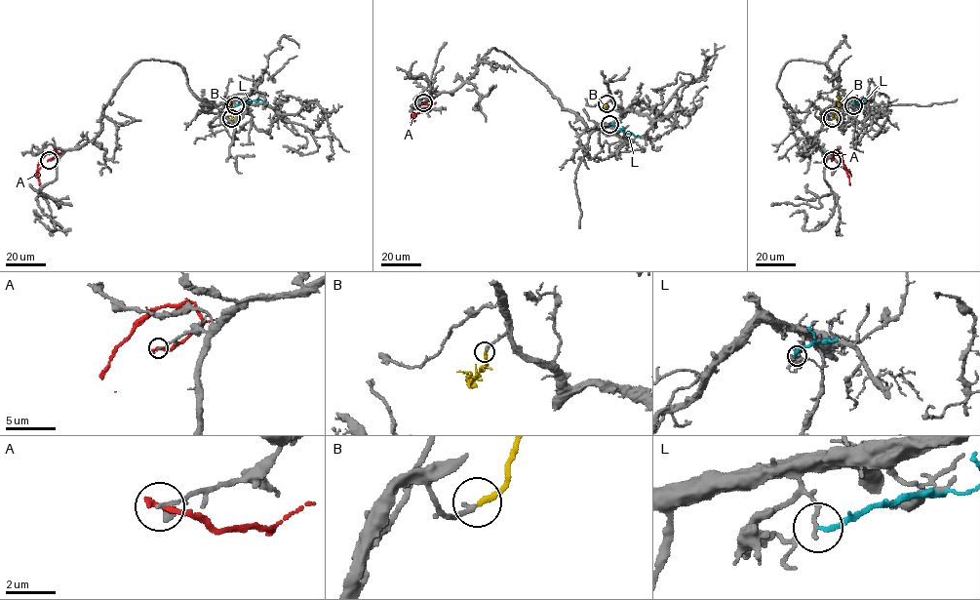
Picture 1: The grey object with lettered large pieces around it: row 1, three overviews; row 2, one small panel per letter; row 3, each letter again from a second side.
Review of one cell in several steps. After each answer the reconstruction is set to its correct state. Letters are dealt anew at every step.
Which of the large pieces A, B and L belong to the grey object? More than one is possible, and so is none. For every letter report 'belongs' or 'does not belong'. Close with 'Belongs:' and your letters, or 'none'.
A: does not belong
B: belongs
L: does not belong
Belongs: B

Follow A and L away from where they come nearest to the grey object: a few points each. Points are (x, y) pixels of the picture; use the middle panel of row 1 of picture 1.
A: (423, 102), (432, 104), (412, 115), (413, 121)
L: (609, 124), (625, 133), (641, 136)

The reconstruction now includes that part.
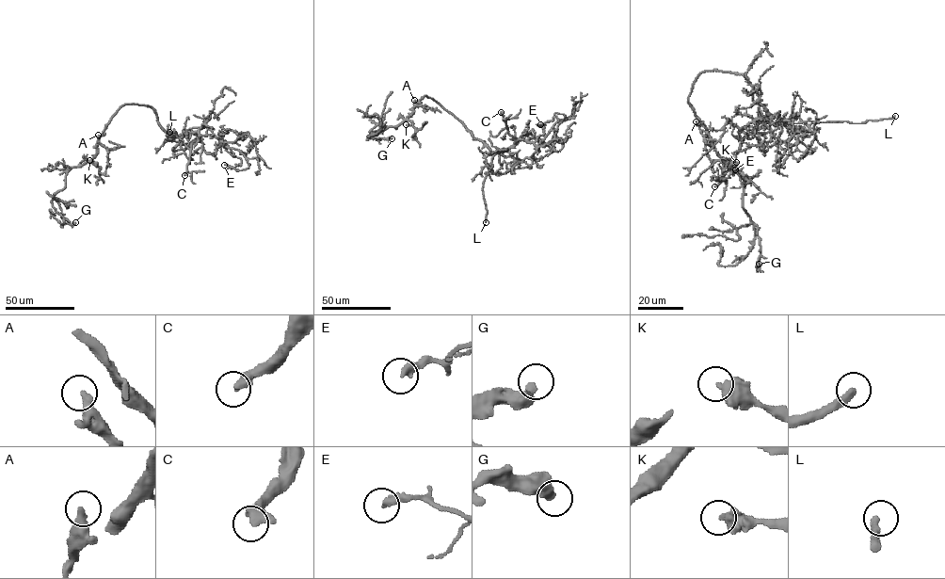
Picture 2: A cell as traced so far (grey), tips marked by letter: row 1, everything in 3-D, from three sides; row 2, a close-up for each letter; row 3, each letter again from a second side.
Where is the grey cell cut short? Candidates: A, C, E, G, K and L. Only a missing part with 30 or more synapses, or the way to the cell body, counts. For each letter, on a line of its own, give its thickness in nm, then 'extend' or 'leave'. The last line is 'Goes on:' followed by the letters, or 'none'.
A: 340 nm thick; leave
C: 480 nm thick; extend
E: 300 nm thick; leave
G: 400 nm thick; leave
K: 550 nm thick; leave
L: 320 nm thick; extend
Goes on: C, L

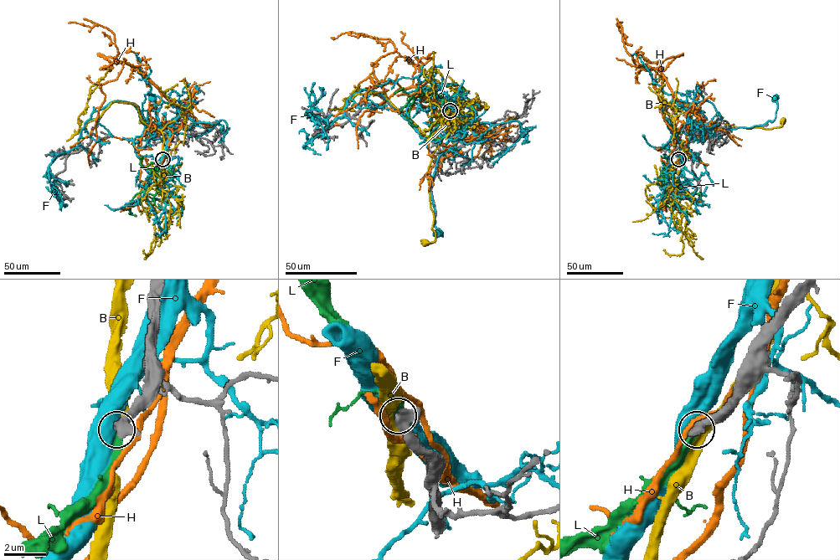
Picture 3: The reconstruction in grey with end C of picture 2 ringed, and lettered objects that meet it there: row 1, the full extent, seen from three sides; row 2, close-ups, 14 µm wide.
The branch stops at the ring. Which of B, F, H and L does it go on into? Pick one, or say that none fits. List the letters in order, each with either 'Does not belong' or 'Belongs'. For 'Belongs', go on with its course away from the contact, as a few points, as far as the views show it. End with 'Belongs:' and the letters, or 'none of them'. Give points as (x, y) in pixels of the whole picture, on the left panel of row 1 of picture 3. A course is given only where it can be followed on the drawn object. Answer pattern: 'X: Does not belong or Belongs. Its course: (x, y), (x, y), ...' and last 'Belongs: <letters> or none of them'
B: Does not belong
F: Does not belong
H: Does not belong
L: Belongs. Its course: (162, 159), (147, 177), (144, 190), (133, 198), (129, 213), (136, 216)
Belongs: L

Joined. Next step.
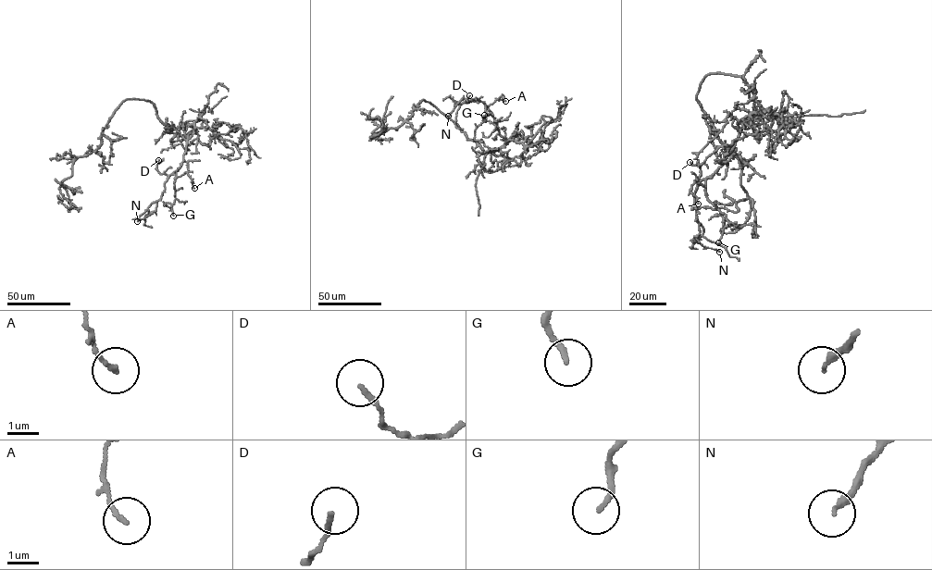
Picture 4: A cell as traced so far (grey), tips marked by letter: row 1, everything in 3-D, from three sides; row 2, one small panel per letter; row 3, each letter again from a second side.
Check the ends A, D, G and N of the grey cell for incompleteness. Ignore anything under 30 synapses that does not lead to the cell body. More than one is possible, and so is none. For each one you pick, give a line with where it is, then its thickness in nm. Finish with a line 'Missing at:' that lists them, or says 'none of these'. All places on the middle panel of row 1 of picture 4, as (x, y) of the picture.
Missing at: none of these

